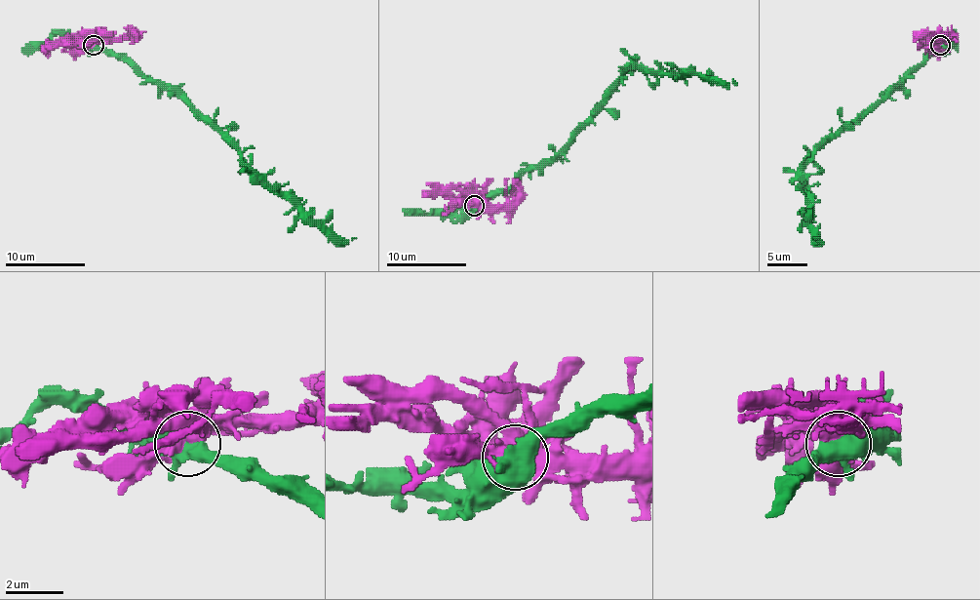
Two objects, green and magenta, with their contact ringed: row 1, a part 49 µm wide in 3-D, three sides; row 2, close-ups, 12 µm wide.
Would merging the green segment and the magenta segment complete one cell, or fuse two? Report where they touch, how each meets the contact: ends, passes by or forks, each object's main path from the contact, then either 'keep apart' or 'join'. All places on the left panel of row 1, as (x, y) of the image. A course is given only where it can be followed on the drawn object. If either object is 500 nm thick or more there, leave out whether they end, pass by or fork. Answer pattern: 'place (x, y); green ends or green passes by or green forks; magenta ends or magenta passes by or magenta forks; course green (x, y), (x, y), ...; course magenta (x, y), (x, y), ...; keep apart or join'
place (94, 45); course green (94, 46), (124, 56), (145, 77), (164, 82), (248, 166), (288, 194), (312, 218), (348, 242), (356, 238); course magenta (94, 46), (99, 40), (122, 40), (130, 33), (137, 42); keep apart

